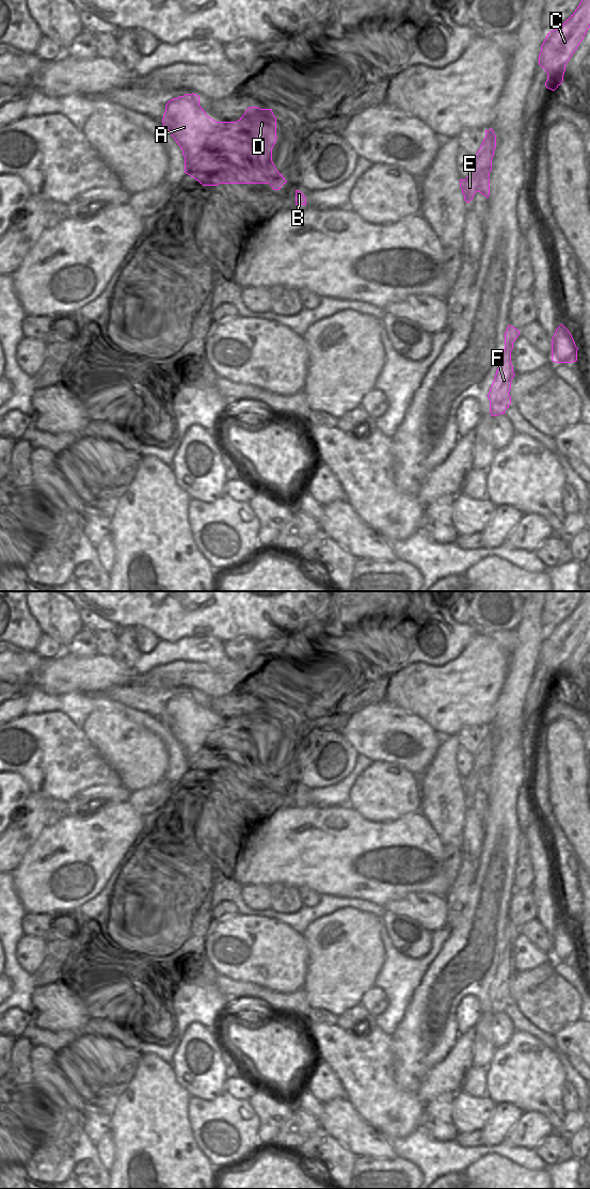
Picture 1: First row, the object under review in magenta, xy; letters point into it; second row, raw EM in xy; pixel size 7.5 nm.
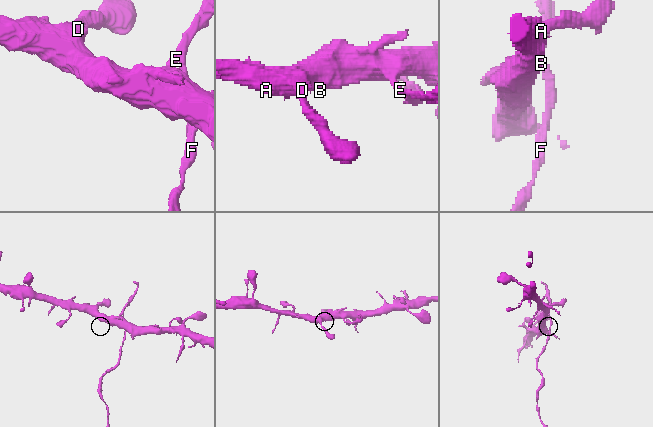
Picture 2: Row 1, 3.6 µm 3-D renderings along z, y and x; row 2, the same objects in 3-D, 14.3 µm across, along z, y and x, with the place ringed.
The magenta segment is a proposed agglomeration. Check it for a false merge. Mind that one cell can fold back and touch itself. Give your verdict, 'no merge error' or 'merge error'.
merge error

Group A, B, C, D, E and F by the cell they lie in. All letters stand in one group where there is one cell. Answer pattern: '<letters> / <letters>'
A B C D E / F

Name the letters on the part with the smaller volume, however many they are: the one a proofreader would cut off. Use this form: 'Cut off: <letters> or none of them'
Cut off: F.

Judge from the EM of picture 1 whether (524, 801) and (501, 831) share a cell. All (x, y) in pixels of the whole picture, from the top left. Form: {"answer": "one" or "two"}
{"answer": "two"}

